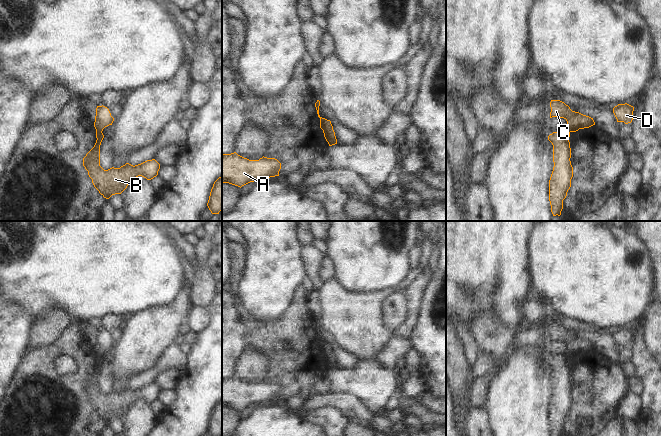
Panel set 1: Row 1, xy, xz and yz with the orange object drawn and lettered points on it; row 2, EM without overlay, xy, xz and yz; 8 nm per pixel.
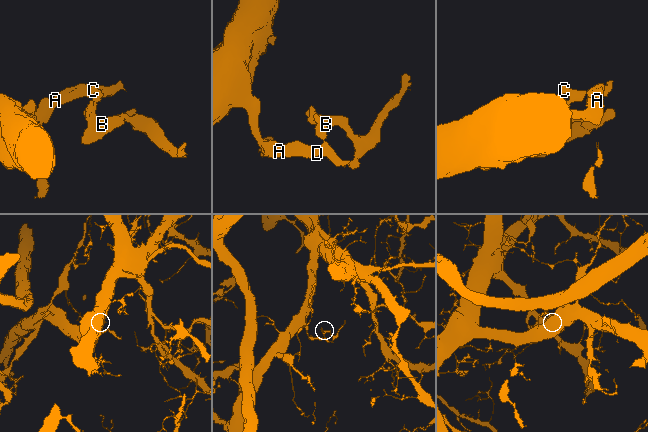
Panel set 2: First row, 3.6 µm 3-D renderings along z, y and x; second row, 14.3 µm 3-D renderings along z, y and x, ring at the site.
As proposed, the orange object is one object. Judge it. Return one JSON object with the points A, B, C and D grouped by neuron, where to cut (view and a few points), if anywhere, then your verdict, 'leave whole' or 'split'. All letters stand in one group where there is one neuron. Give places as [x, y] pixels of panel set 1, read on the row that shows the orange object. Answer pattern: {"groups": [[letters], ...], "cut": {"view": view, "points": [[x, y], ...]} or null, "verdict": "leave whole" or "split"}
{"groups": [["A", "C", "D"], ["B"]], "cut": {"view": "xy", "points": [[96, 130], [101, 132]]}, "verdict": "split"}

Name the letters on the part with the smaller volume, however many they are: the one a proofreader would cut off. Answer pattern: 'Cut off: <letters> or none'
Cut off: B

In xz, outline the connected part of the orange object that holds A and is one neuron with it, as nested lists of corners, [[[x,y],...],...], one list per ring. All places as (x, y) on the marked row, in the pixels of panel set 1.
[[[236,152],[222,155],[222,183],[242,187],[263,178],[279,176],[281,163],[275,158],[249,160]]]

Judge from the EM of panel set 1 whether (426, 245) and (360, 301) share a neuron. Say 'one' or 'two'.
one

